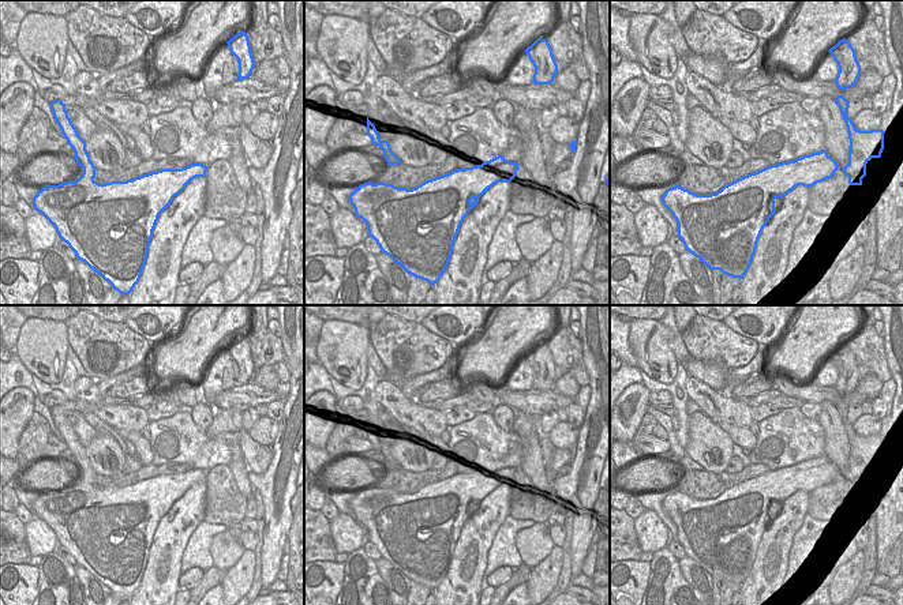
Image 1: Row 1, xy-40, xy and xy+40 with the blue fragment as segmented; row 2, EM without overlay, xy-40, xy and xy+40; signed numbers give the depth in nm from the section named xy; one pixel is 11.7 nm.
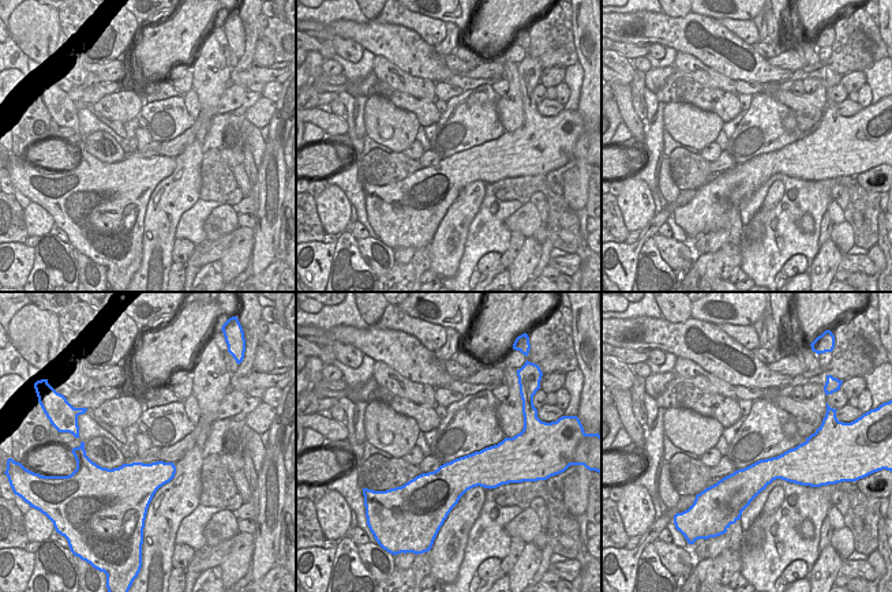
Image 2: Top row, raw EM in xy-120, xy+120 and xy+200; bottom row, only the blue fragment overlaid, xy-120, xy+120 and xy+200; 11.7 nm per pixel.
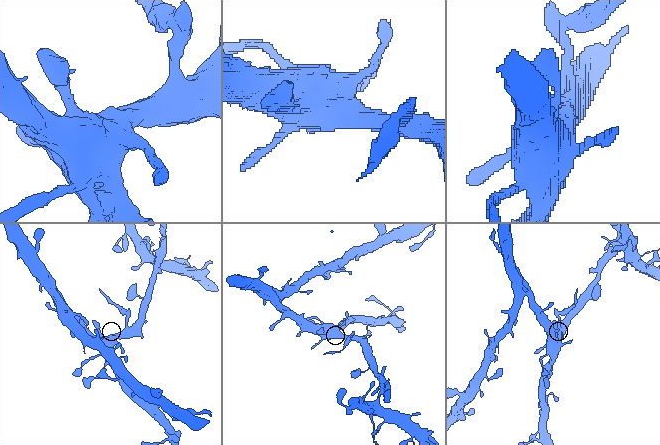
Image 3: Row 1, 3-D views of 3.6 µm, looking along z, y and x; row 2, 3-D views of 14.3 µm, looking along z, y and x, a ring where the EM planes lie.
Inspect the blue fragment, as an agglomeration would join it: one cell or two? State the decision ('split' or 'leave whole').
split

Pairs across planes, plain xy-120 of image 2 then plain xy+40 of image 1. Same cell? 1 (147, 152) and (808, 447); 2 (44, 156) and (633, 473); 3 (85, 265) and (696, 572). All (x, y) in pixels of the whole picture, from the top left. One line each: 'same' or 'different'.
1: different
2: same
3: same

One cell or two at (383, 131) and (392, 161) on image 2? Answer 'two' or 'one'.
two

